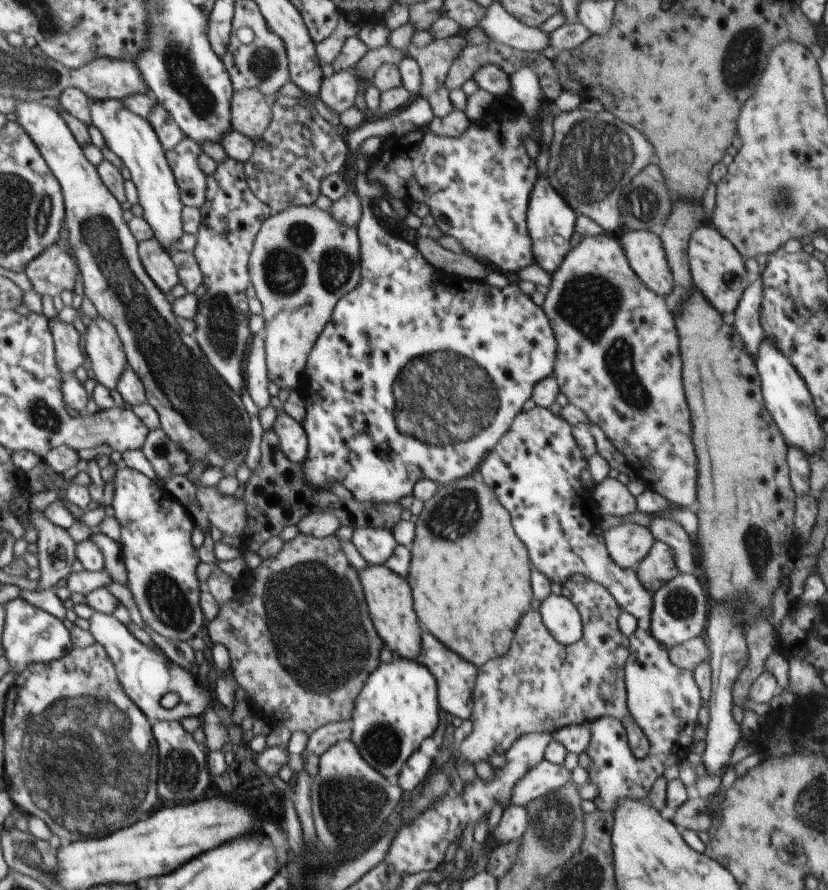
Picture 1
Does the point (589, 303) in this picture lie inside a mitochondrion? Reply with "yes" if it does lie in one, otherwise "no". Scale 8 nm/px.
yes

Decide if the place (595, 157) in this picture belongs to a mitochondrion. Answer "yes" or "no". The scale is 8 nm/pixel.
yes

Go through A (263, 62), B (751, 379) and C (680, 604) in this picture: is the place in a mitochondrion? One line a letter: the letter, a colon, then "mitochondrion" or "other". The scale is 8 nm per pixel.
A: mitochondrion
B: other
C: mitochondrion

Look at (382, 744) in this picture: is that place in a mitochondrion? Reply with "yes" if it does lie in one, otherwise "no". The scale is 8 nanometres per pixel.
yes

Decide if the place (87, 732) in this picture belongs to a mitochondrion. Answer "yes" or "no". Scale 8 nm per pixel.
yes

